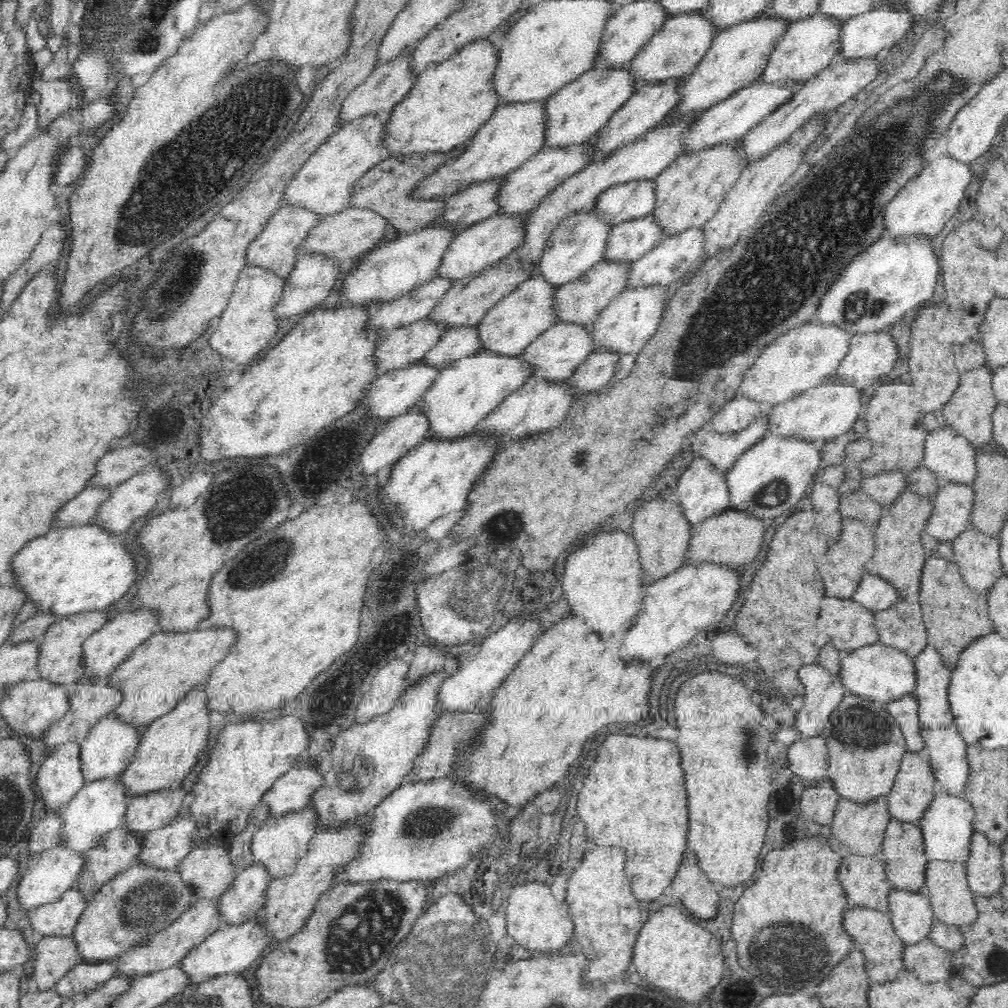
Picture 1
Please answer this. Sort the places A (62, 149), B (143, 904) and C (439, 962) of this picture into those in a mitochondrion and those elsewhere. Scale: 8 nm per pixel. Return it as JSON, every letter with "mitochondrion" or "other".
{"A":"other","B":"mitochondrion","C":"mitochondrion"}

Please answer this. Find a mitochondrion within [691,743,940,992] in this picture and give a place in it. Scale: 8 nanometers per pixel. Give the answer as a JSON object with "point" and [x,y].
{"point":[780,951]}

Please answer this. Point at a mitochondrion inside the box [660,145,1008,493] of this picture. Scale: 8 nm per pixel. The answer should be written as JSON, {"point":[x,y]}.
{"point":[856,306]}

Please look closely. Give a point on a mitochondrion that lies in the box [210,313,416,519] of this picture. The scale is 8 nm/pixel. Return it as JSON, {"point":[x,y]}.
{"point":[256,410]}

